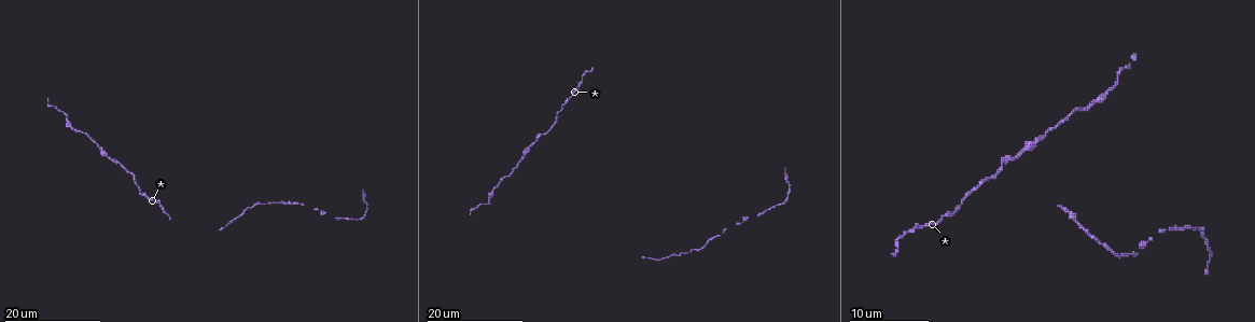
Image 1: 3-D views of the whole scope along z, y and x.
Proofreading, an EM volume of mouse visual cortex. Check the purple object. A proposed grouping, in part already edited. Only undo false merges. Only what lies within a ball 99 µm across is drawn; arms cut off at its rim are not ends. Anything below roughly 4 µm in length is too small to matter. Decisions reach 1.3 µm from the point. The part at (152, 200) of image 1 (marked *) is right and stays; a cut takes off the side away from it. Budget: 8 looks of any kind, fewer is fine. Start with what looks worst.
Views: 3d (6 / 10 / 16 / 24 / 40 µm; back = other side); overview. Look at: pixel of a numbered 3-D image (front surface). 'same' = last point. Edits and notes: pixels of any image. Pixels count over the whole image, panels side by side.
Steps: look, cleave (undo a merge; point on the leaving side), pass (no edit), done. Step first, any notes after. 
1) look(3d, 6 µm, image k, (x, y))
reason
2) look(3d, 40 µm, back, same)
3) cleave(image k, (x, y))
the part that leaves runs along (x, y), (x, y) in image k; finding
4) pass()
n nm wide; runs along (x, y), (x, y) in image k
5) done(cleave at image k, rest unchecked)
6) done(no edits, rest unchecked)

look(3d, 16 µm, image 1, (1150, 239))
thin neck

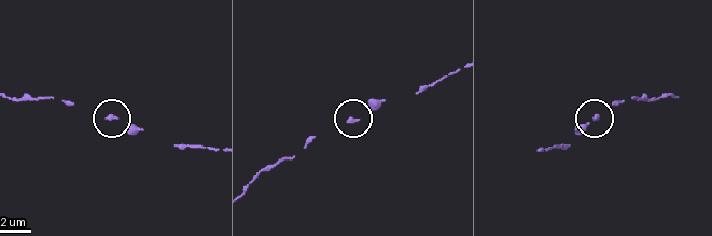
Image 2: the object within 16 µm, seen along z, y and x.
look(3d, 6 µm, image 2, (596, 119))

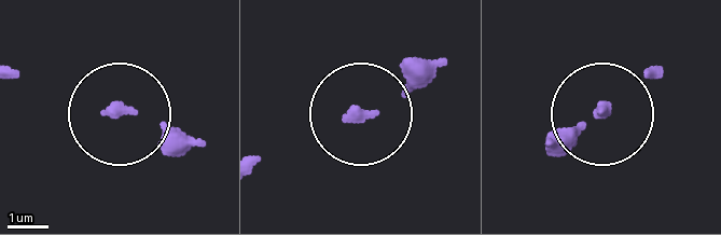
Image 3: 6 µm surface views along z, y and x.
pass()
one cell here

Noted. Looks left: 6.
look(3d, 24 µm, image 1, (1038, 139))
thick turns thin

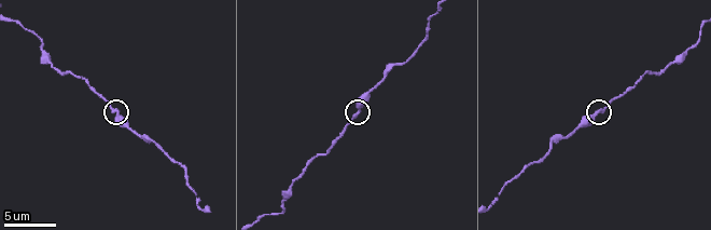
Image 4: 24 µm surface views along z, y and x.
look(3d, 10 µm, image 4, (356, 115))
closer look

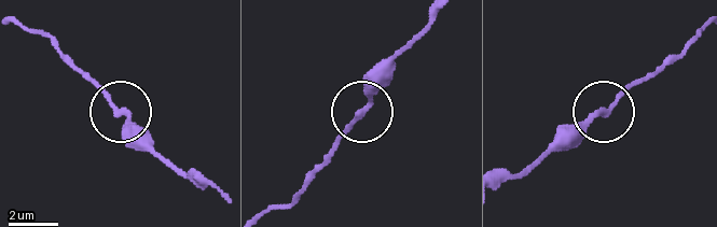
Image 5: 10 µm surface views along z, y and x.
pass()
runs along (500, 183), (581, 136), (660, 65) in image 5; all the same cell

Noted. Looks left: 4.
look(3d, 10 µm, image 4, (198, 208))
sudden change in width

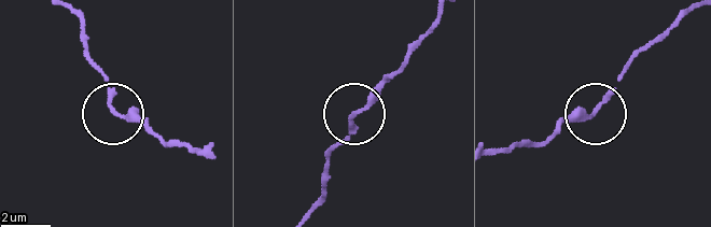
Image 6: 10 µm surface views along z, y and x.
pass()
runs along (176, 144), (117, 113), (85, 54) in image 6; continuous, no second cell

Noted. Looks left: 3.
look(3d, 16 µm, image 1, (785, 183))
thick turns thin

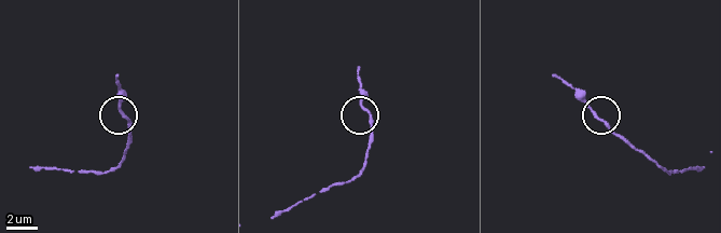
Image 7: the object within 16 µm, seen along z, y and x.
look(3d, 10 µm, image 7, (120, 110))
zoom in

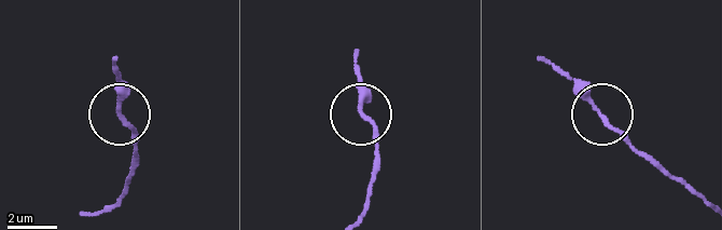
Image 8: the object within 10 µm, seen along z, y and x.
pass()
one cell here

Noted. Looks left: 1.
done(no edits, rest unchecked)

